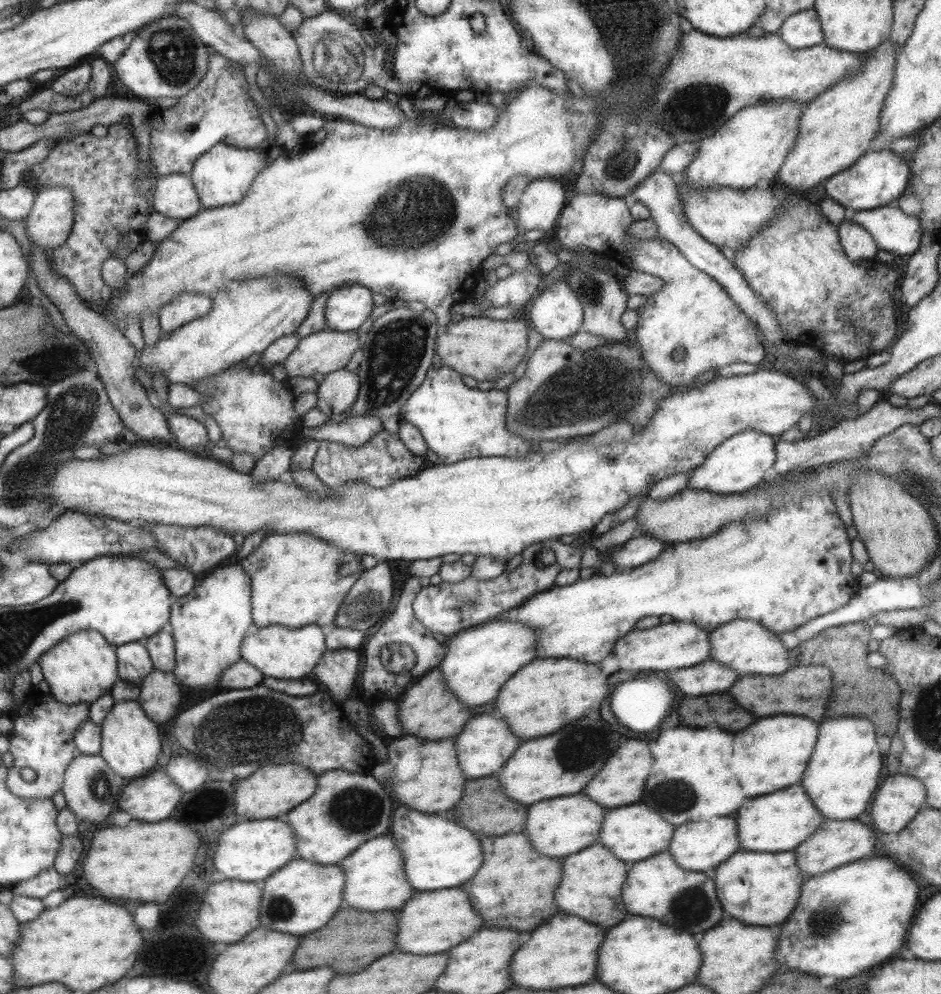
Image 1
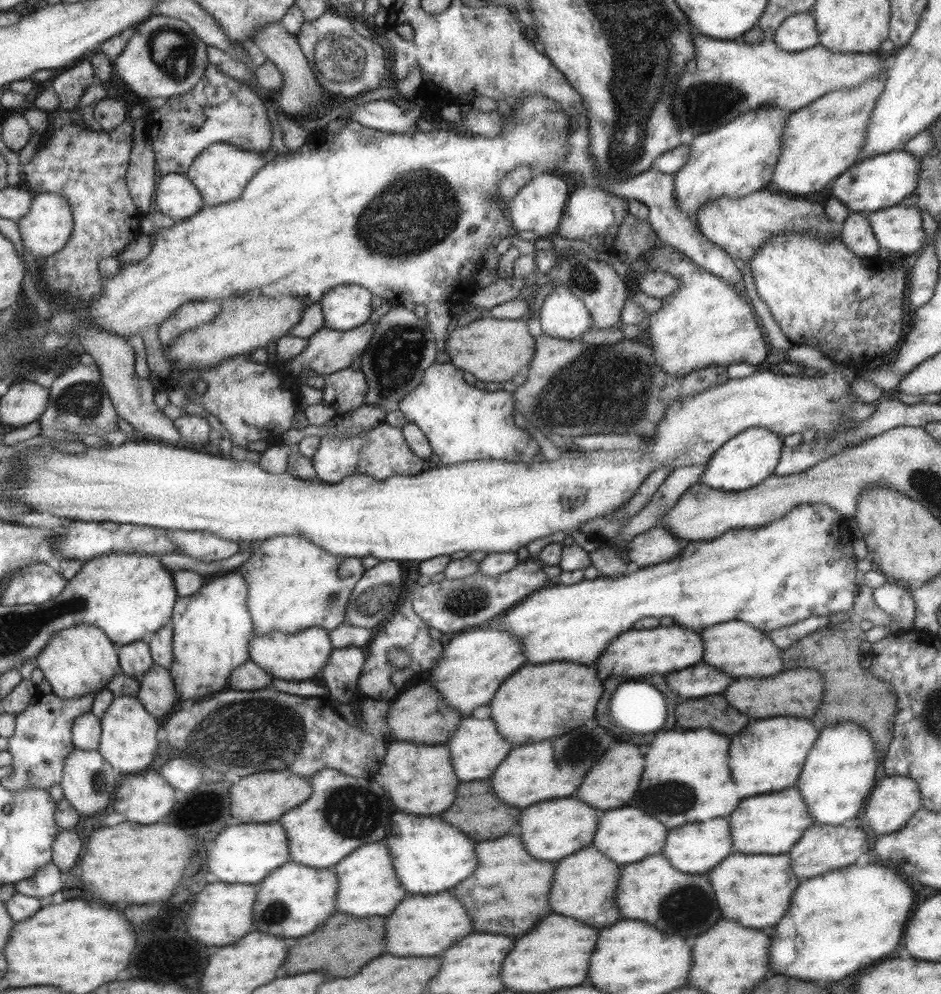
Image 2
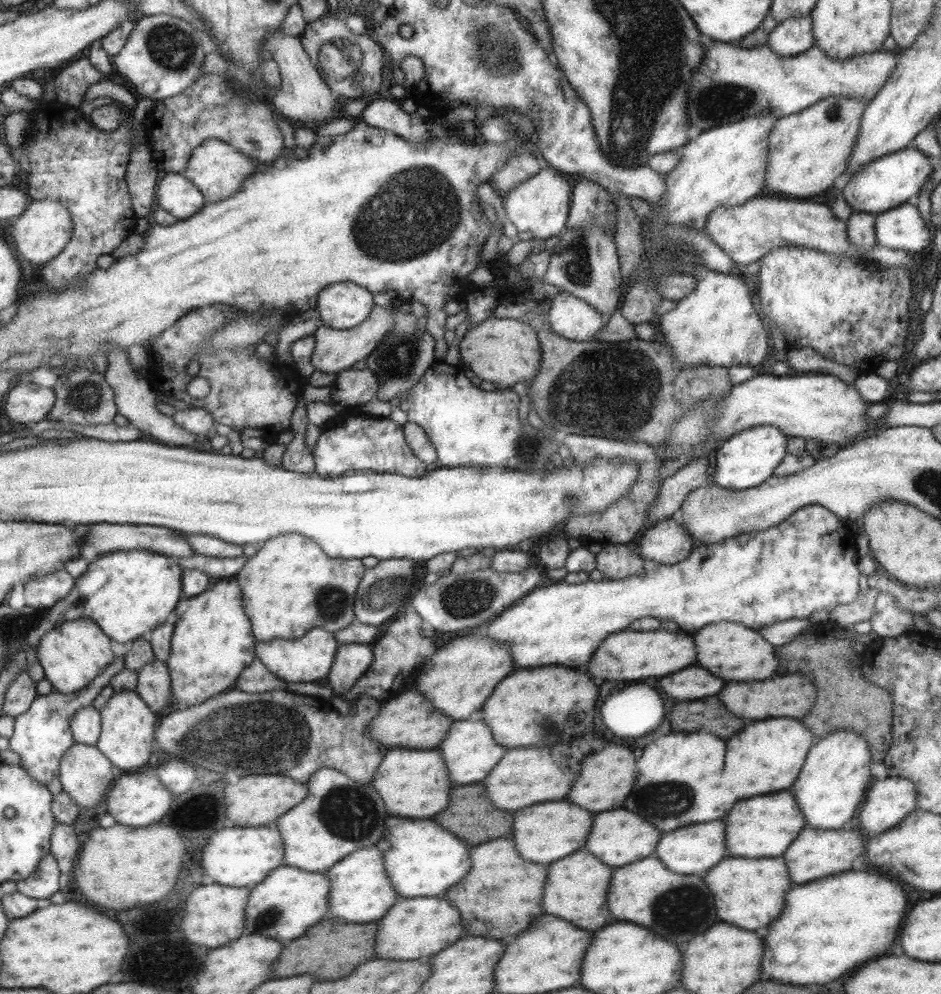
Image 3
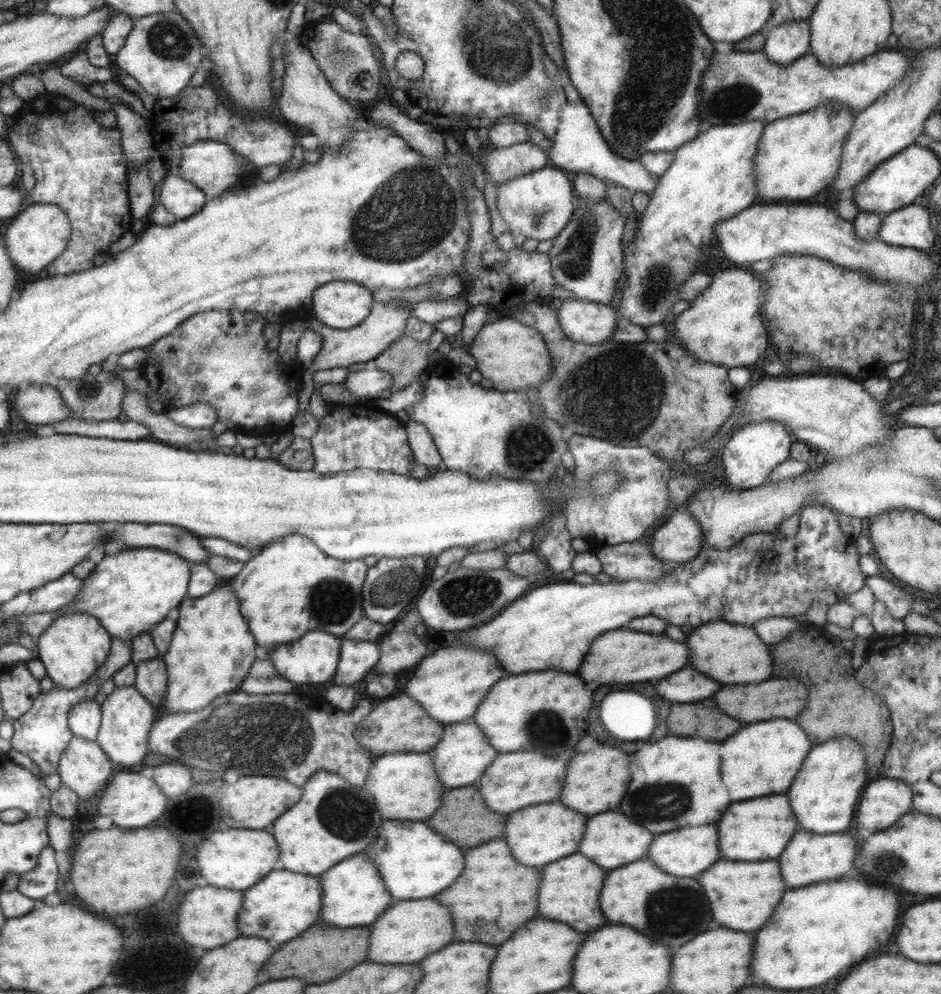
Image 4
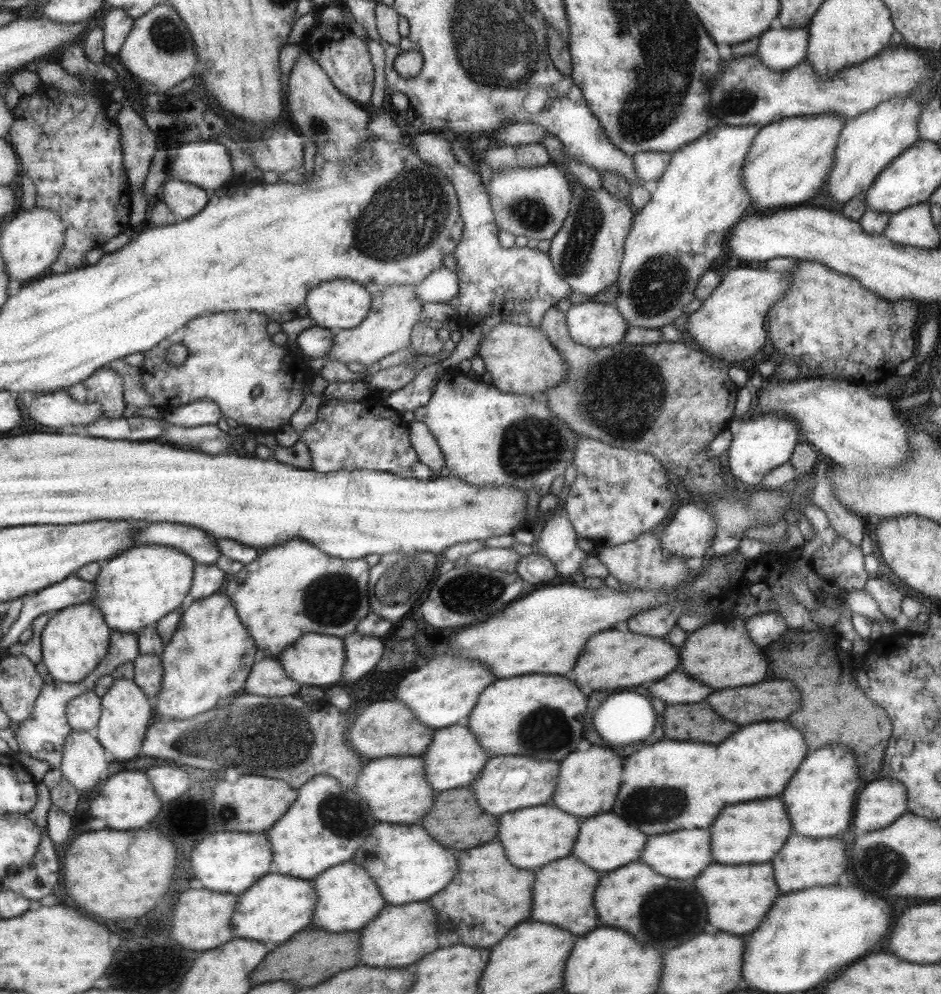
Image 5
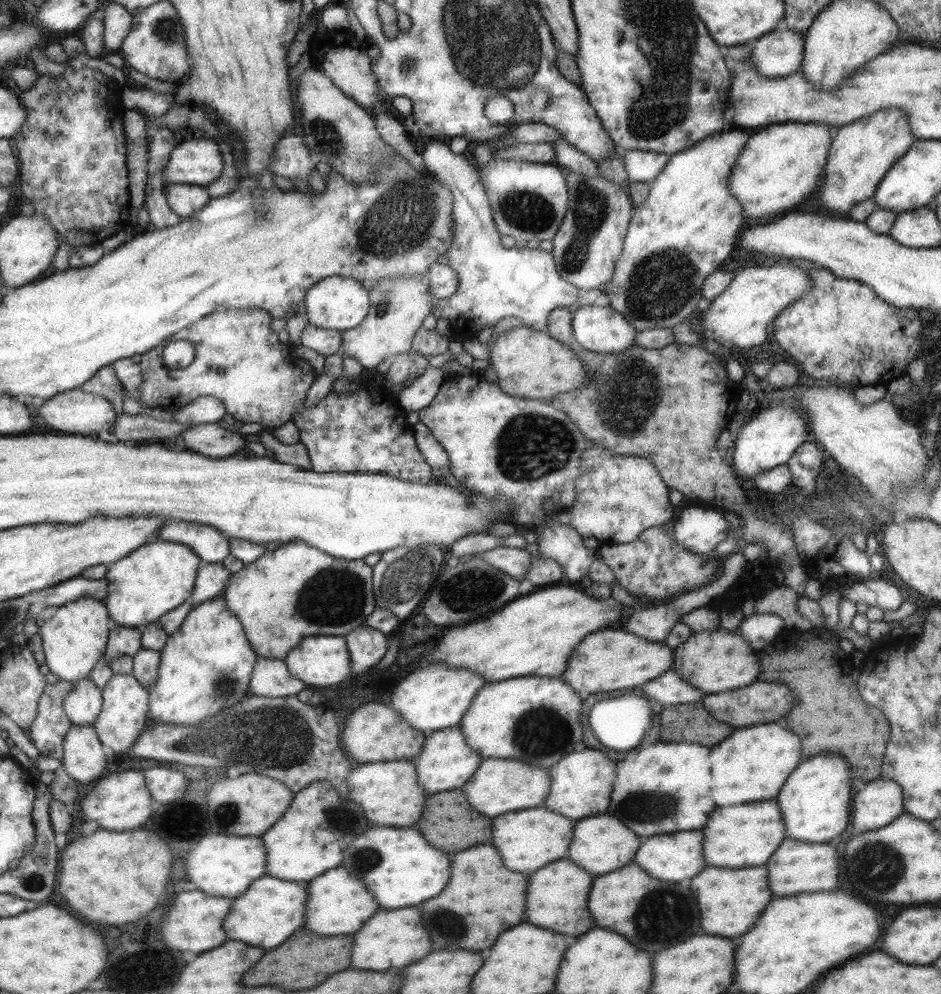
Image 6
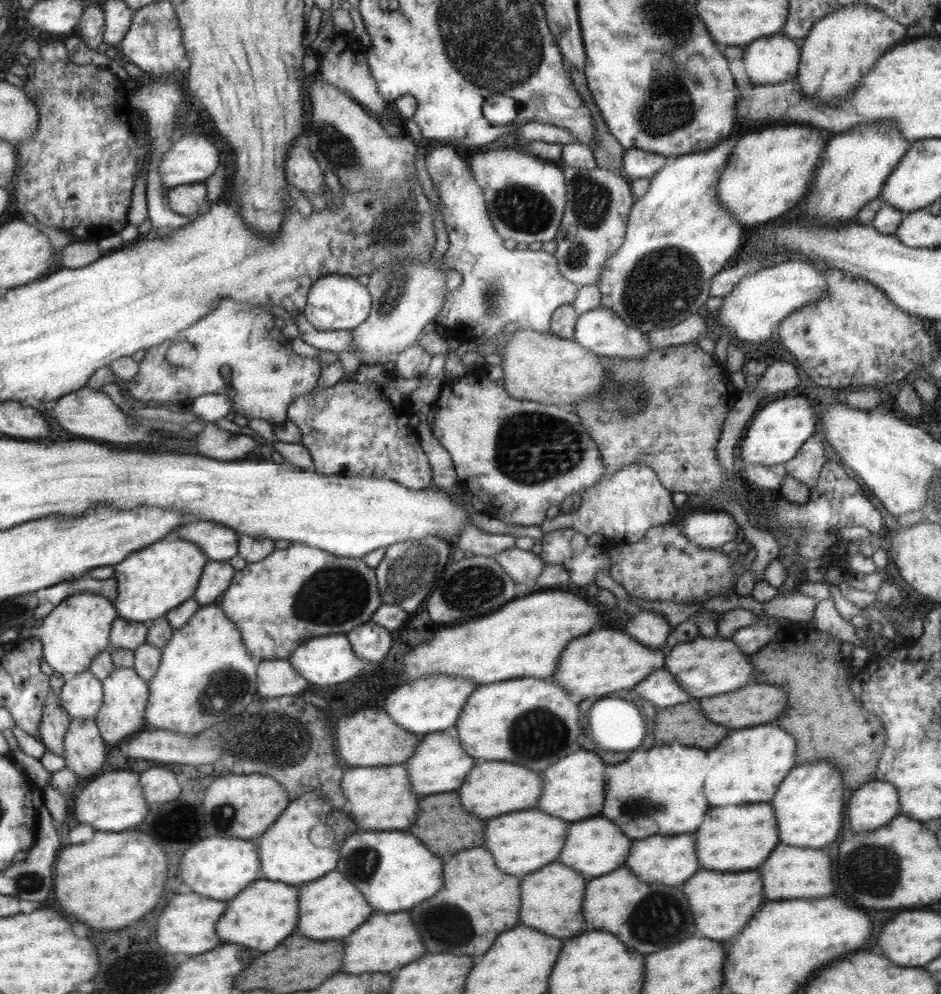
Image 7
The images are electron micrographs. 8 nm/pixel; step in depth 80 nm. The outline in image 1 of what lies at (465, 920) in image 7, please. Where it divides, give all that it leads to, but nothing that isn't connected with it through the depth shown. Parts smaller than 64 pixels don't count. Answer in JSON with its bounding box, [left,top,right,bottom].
[463,834,561,930]

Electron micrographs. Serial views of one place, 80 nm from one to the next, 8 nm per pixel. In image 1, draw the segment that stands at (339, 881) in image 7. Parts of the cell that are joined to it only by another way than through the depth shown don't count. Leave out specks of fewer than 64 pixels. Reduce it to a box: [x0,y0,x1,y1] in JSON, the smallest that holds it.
[338,832,417,911]

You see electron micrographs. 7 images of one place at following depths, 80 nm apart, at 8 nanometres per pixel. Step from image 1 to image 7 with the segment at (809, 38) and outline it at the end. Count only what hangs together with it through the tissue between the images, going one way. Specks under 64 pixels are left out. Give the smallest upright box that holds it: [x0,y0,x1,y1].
[742,33,800,86]

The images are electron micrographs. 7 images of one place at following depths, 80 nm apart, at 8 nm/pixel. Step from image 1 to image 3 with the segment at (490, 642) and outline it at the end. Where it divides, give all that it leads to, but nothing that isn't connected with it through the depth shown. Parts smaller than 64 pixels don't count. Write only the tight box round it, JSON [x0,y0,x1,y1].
[413,636,515,721]

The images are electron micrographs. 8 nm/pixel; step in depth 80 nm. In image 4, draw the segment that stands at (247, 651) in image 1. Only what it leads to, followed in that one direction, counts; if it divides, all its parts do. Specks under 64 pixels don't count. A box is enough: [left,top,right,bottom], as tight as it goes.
[259,630,342,684]

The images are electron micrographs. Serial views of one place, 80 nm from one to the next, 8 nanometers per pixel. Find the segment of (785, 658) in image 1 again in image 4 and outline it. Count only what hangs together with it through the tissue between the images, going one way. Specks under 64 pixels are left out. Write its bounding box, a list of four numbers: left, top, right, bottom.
[685,621,773,684]

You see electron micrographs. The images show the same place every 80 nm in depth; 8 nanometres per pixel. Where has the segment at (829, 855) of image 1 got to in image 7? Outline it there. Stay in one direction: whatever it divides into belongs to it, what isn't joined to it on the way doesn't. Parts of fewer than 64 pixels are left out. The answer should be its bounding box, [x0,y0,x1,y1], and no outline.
[761,843,833,900]

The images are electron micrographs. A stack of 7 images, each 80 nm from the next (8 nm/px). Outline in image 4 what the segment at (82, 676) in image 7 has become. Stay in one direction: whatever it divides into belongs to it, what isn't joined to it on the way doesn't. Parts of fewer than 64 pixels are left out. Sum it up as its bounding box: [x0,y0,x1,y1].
[67,698,100,740]

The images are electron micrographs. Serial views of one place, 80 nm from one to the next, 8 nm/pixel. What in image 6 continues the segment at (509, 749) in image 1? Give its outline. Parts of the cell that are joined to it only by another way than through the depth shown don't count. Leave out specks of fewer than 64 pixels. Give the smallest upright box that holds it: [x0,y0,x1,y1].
[411,727,482,794]

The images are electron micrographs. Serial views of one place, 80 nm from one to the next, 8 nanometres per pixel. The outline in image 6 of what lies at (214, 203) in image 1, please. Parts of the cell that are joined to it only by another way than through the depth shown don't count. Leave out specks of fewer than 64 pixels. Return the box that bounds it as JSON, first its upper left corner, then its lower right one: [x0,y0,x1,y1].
[163,140,223,187]

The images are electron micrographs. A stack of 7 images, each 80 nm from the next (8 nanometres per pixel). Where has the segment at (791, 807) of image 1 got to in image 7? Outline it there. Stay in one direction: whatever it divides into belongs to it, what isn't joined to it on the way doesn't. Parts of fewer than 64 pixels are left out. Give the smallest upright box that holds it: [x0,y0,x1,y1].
[697,803,779,872]

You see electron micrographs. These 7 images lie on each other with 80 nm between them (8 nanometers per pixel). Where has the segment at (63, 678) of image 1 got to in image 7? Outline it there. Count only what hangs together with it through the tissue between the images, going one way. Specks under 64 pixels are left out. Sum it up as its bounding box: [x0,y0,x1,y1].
[19,590,116,677]

